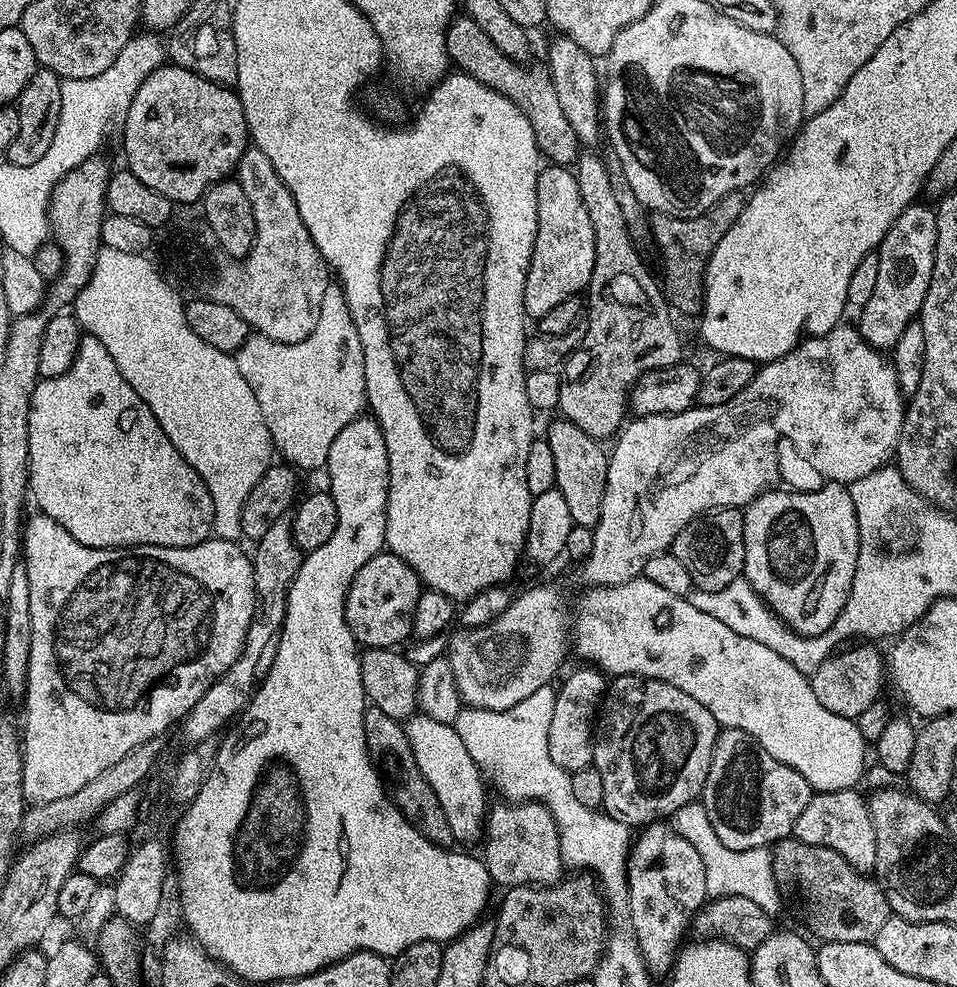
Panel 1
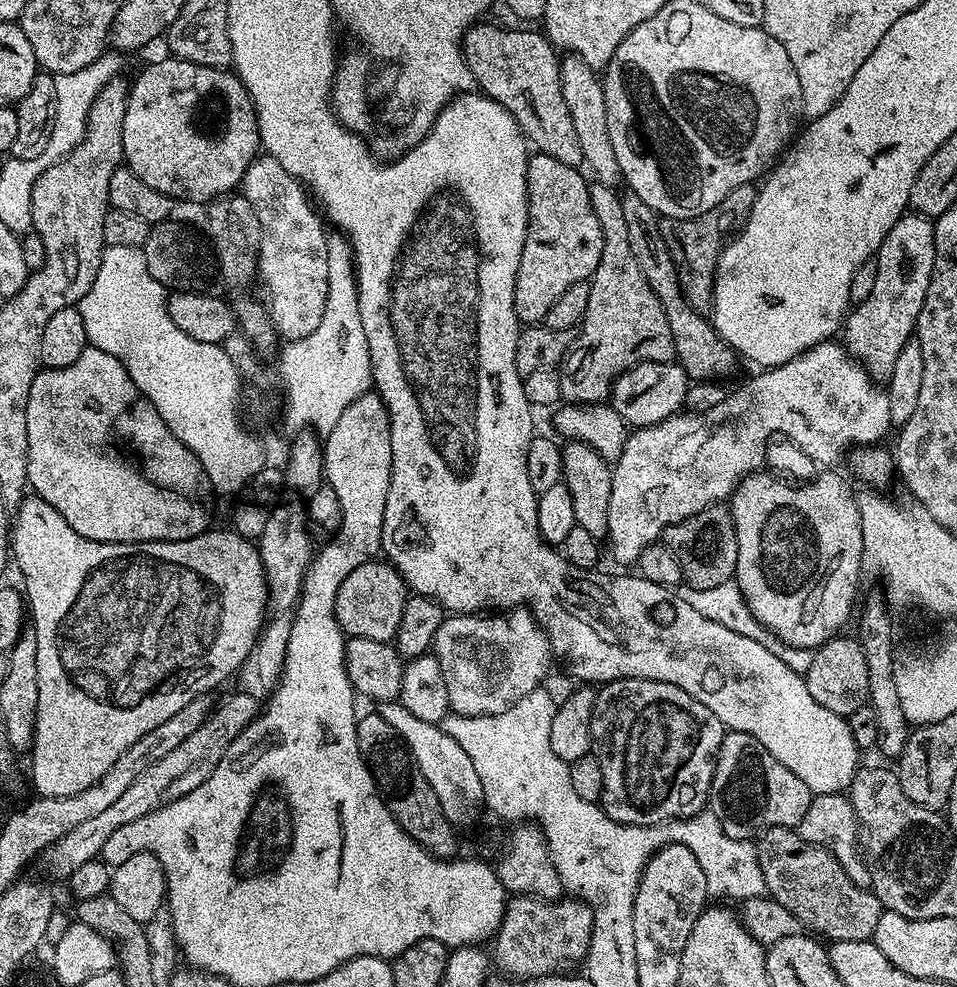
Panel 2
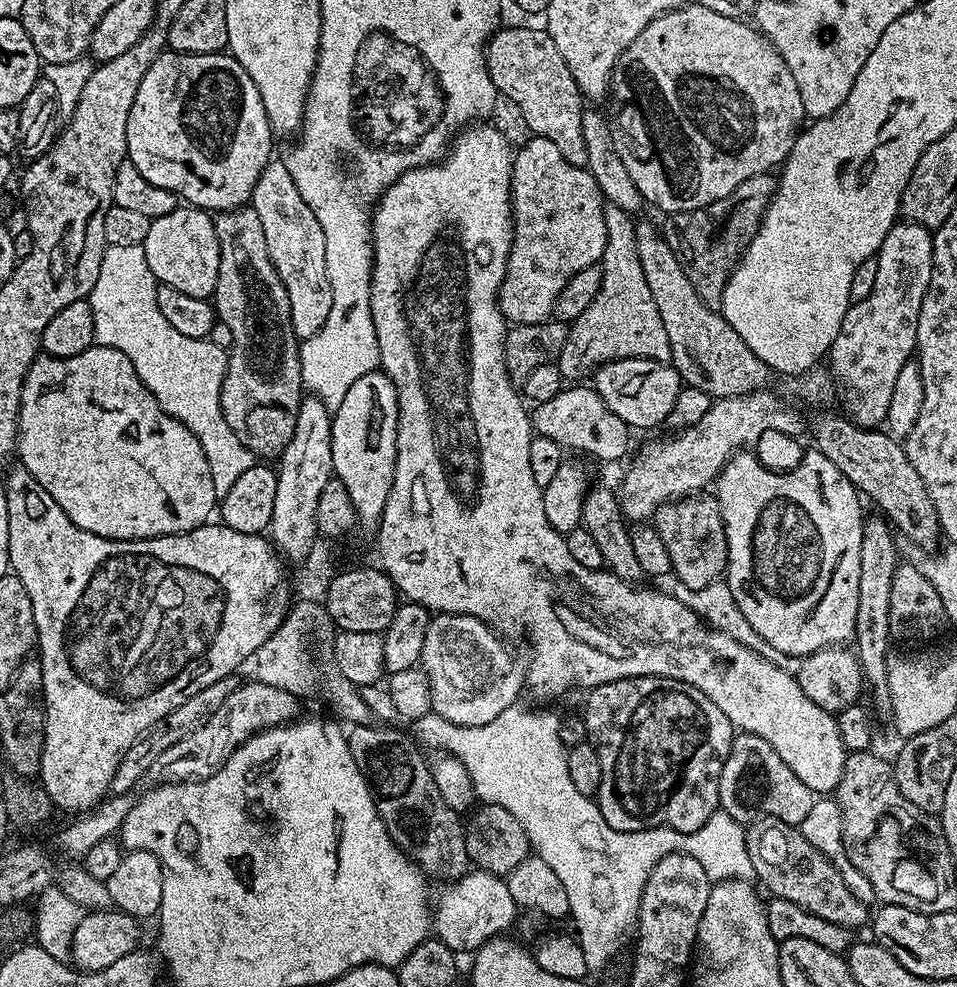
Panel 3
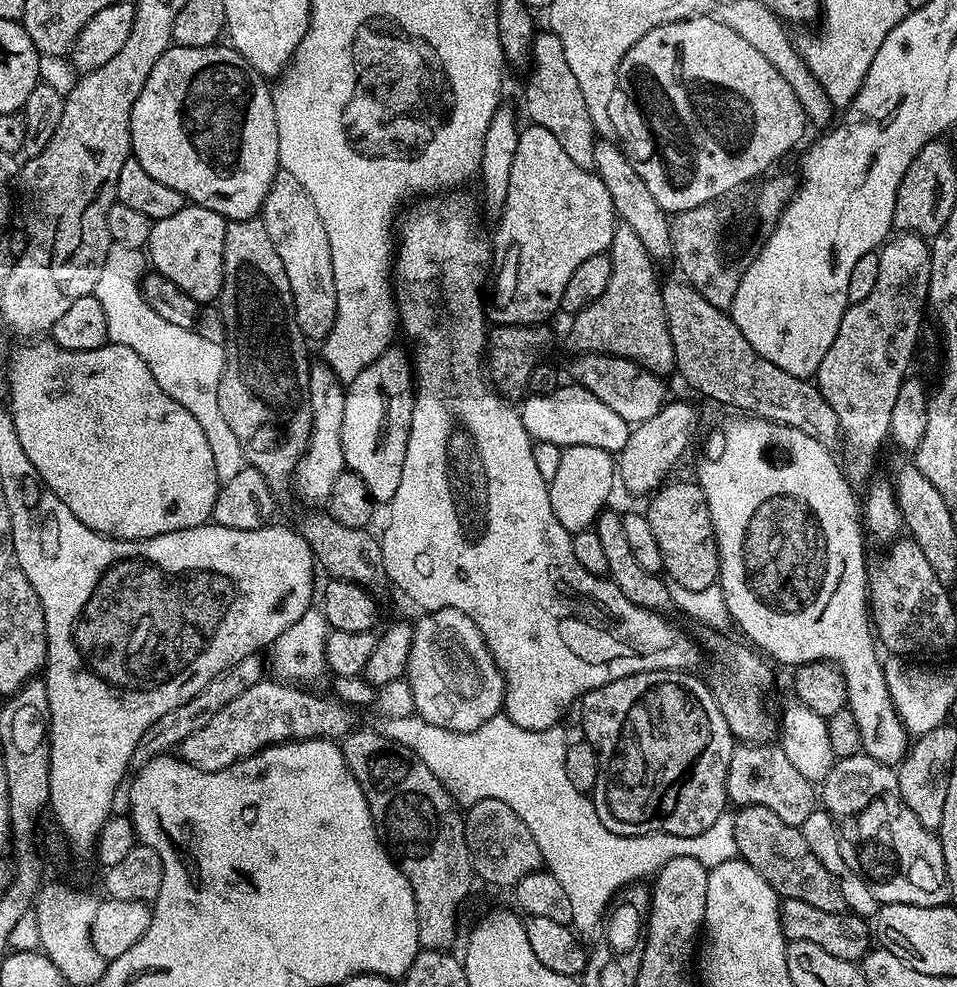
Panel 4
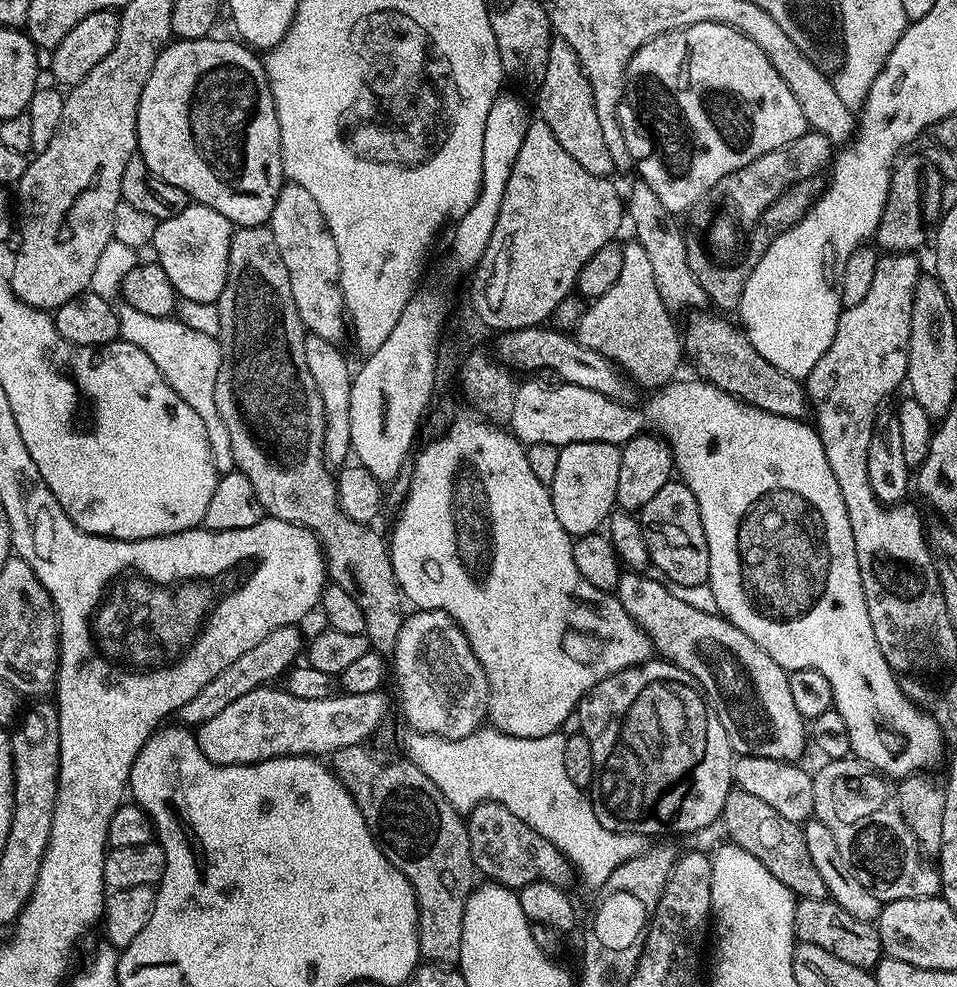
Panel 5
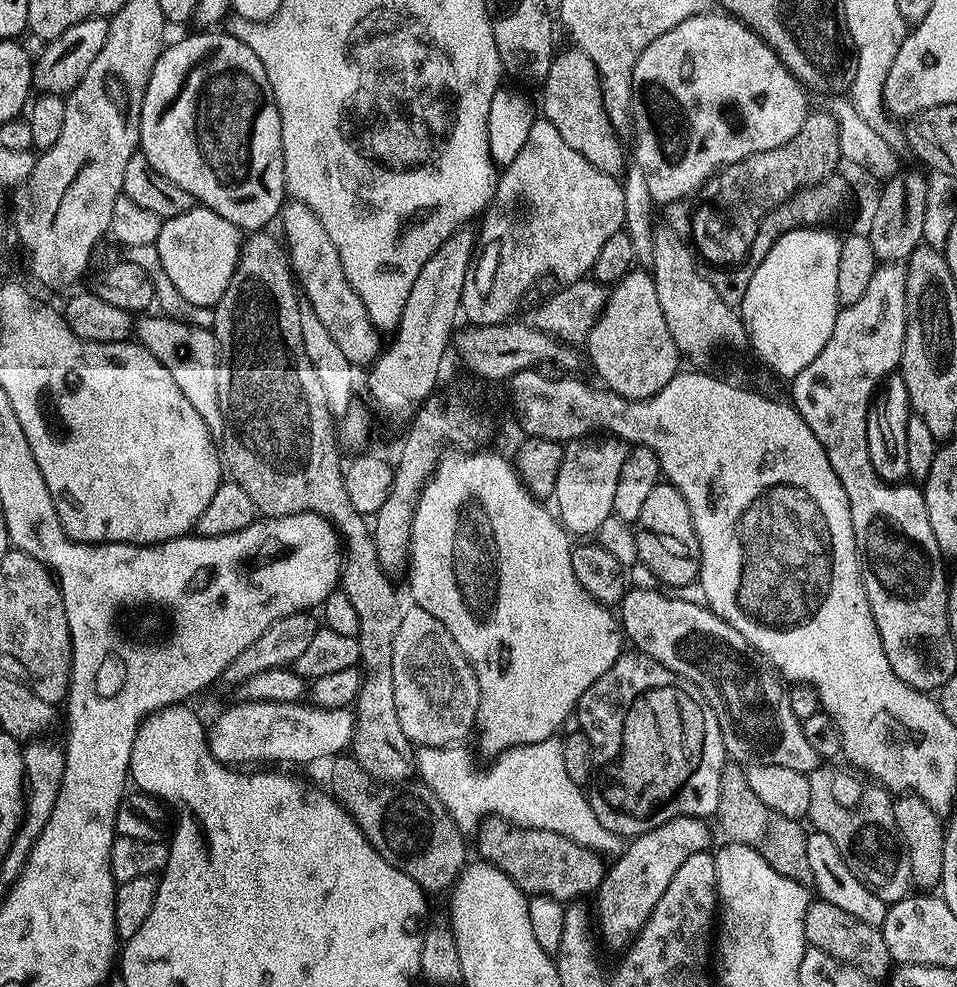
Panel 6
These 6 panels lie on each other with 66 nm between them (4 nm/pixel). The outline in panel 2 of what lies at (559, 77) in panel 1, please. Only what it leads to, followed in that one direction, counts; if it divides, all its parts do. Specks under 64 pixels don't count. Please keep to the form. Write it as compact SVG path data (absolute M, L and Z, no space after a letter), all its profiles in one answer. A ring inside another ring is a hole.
M568 54L560 61L562 98L566 98L566 106L570 106L570 116L574 118L574 131L578 133L578 142L582 146L587 171L589 173L592 171L596 175L595 183L616 188L621 183L622 177L618 157L615 156L614 146L610 143L608 96L596 76L599 76L597 69L591 68L581 56Z

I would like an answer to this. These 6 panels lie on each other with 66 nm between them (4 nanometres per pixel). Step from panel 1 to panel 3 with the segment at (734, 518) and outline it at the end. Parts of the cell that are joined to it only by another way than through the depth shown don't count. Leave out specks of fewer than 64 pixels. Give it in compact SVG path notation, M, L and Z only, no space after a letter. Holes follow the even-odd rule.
M692 494L679 502L664 504L654 517L654 527L658 530L658 538L662 538L666 550L670 554L672 572L682 586L690 586L690 590L702 590L702 586L710 586L721 579L728 570L728 547L726 546L726 530L720 513L720 503L712 494Z

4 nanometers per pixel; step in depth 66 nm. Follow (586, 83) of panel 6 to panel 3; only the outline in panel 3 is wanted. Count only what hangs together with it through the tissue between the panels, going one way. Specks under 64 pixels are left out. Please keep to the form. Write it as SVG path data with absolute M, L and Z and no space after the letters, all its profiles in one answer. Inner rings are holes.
M543 27L507 28L493 32L484 49L484 61L497 93L520 111L527 130L533 136L550 138L566 162L587 168L586 141L582 139L582 114L586 101L566 66L566 58L558 54L554 38Z

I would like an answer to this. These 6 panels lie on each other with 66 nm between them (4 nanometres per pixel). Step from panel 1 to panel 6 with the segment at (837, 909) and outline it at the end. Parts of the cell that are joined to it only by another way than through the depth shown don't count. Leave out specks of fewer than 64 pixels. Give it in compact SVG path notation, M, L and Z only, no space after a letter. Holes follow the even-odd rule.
M735 762L725 763L720 775L718 806L714 820L715 823L720 823L721 830L728 835L725 837L731 843L750 846L750 850L758 850L758 854L762 854L762 858L766 858L766 862L770 862L770 866L774 866L774 870L778 870L778 874L786 874L786 878L802 885L807 885L811 881L810 862L806 858L808 832L806 828L803 828L805 825L801 821L791 820L782 814L778 814L778 810L770 810L770 806L766 806L766 802L762 802L758 798L758 794L754 794L754 790L750 790L750 782L746 782L745 769Z

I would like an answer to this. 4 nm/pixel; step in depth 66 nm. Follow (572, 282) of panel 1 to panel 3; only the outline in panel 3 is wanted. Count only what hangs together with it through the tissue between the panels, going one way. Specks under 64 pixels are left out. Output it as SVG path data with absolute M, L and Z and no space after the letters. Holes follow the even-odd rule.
M529 135L527 139L521 148L515 149L512 158L514 231L499 299L500 309L509 325L537 324L549 319L554 310L554 302L558 302L558 294L562 294L562 286L566 286L566 282L570 282L578 270L586 270L586 266L600 263L608 237L604 217L606 201L598 182L588 173L587 168L566 162L550 138Z

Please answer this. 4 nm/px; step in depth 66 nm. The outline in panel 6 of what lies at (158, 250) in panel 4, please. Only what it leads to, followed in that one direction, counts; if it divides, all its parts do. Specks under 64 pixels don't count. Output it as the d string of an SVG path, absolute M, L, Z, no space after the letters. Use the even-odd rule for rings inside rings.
M203 206L165 220L155 242L162 266L177 290L191 303L204 307L215 307L226 292L242 244L241 229Z

